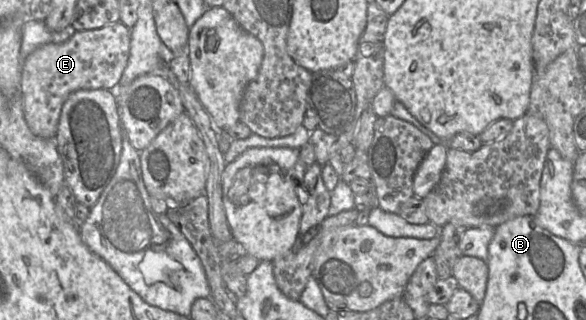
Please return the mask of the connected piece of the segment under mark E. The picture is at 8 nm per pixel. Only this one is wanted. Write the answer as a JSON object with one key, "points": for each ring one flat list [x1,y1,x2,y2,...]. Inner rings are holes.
{"points":[[118,21,97,29,73,32,72,36,63,43,43,44,30,53,22,63,21,94,23,99,25,120,32,133,42,138,55,138,63,104,71,93,81,89,108,89,115,91,119,85,123,71,125,70,128,63,130,55,130,40,131,30,121,21]]}

